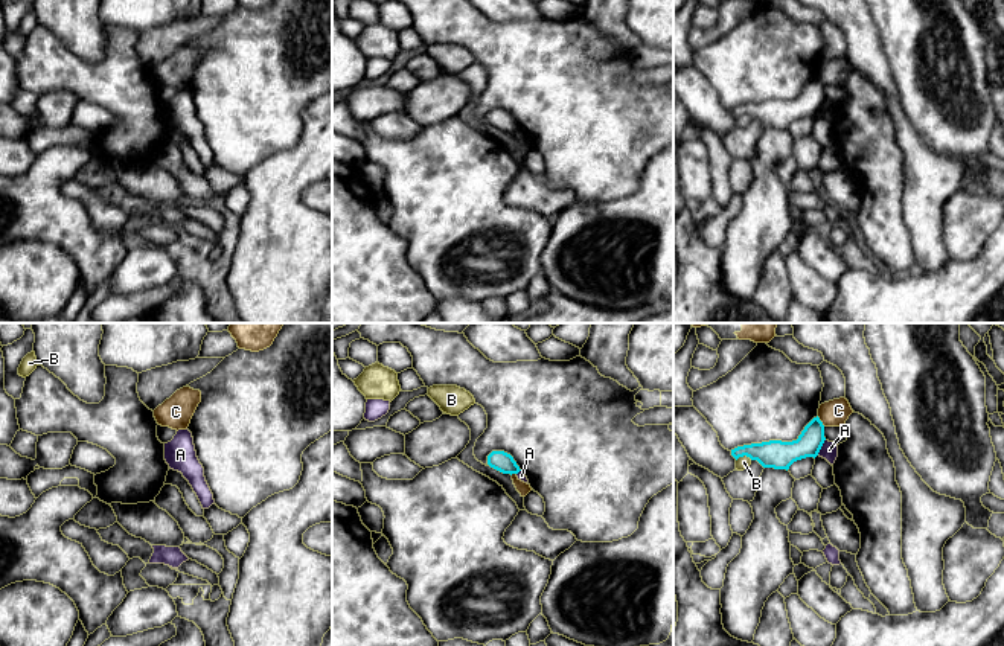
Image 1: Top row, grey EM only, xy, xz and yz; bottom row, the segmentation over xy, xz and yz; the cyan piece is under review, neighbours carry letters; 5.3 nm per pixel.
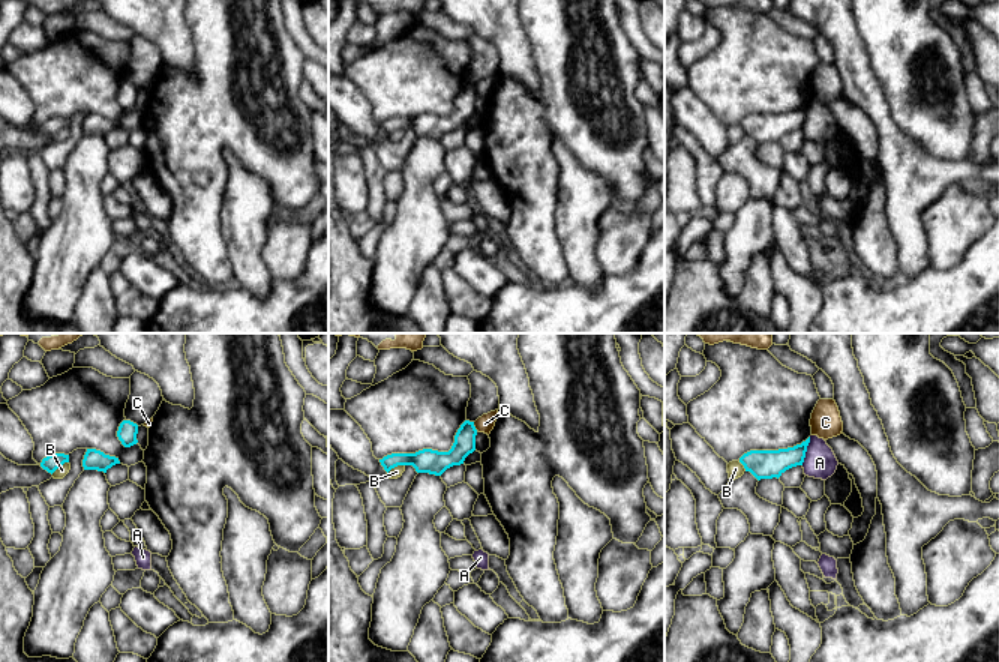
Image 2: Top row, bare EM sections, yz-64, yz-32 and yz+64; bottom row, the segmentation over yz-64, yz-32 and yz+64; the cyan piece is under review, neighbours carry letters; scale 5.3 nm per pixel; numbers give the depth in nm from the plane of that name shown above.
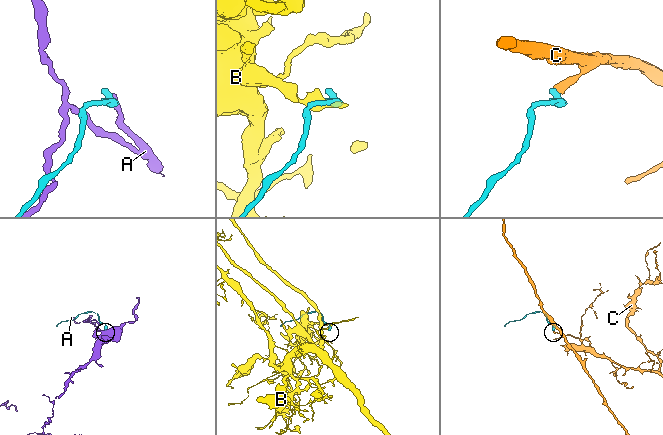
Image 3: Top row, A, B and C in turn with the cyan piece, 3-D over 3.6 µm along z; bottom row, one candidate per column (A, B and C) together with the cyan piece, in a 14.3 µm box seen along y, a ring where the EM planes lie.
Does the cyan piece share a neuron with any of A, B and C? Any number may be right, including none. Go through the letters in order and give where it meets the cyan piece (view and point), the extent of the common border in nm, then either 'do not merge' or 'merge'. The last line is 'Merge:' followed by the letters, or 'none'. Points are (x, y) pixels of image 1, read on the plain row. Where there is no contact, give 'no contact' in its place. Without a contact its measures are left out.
A: meets cyan in yz at (821, 104); contact 100 nm long; do not merge
B: meets cyan in yz at (744, 113); contact 90 nm long; do not merge
C: meets cyan in yz at (820, 79); contact 70 nm long; do not merge
Merge: none

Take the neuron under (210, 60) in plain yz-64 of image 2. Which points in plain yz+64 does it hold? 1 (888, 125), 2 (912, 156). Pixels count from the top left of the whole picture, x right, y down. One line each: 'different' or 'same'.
1: different
2: different

